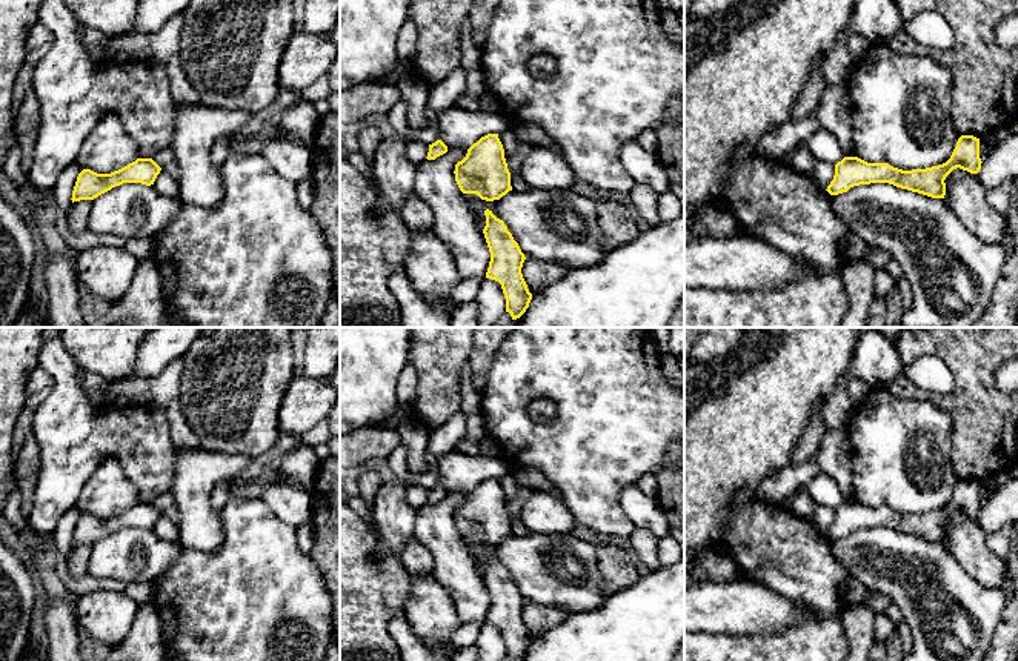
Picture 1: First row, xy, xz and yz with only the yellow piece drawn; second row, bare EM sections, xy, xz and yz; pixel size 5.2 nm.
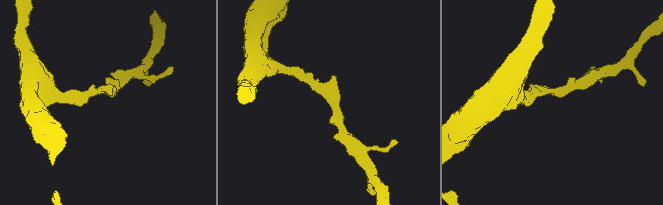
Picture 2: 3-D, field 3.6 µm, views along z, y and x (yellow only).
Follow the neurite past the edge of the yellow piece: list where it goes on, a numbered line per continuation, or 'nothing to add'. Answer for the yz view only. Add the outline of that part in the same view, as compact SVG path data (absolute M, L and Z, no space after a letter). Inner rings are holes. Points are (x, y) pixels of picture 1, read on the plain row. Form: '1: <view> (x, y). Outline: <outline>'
nothing to add

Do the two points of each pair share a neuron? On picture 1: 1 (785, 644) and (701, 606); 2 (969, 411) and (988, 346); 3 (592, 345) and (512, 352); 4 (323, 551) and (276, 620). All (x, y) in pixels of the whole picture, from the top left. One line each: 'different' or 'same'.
1: different
2: same
3: same
4: different

